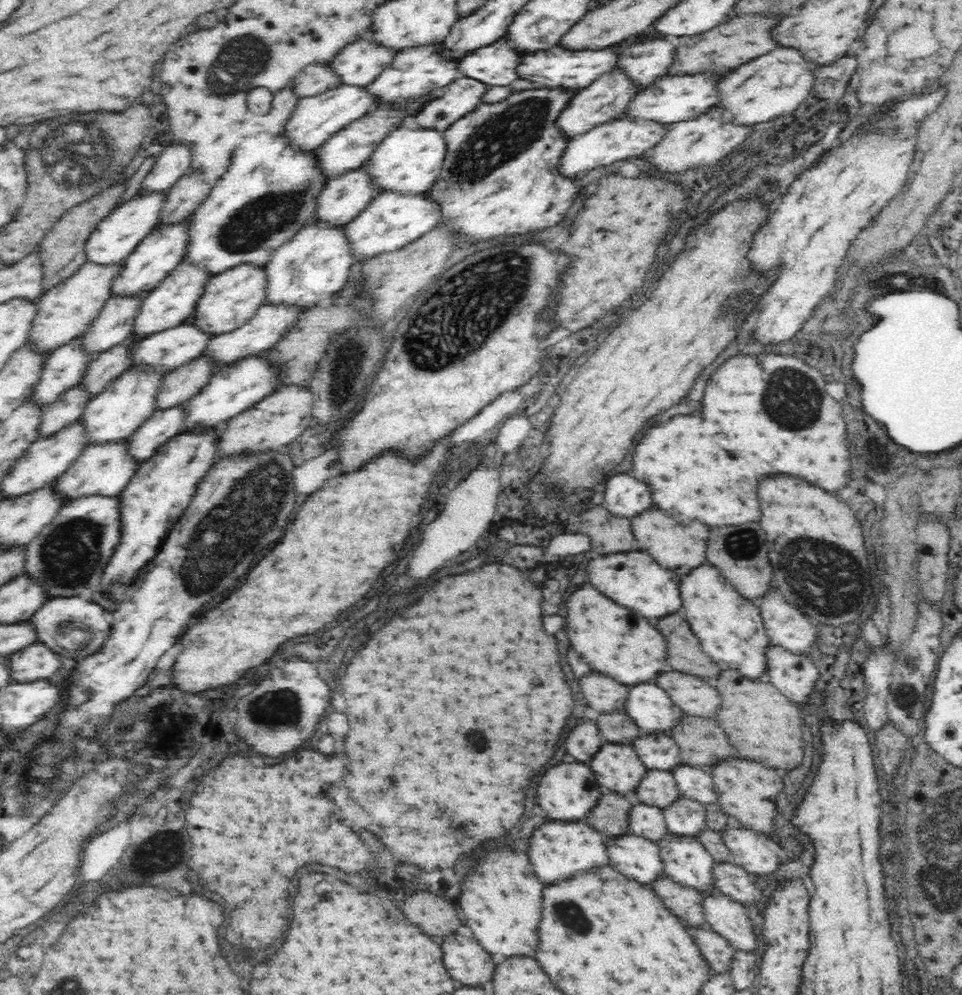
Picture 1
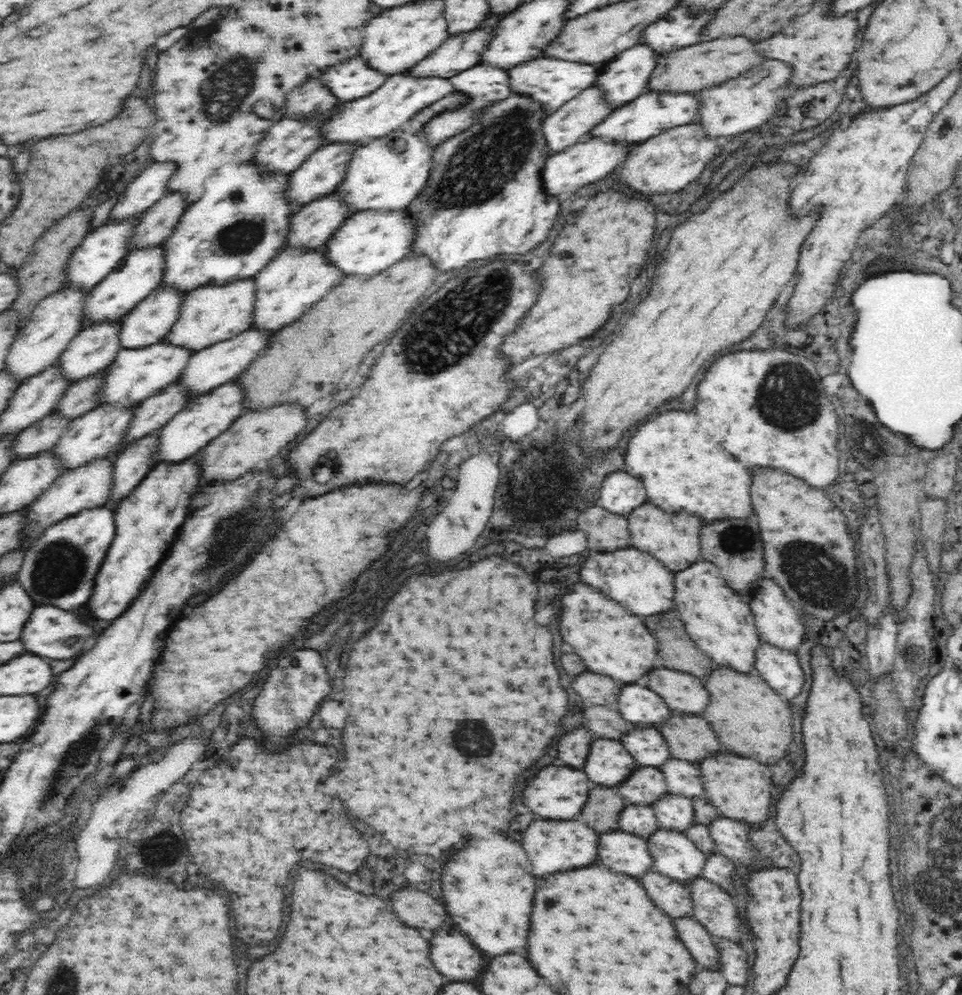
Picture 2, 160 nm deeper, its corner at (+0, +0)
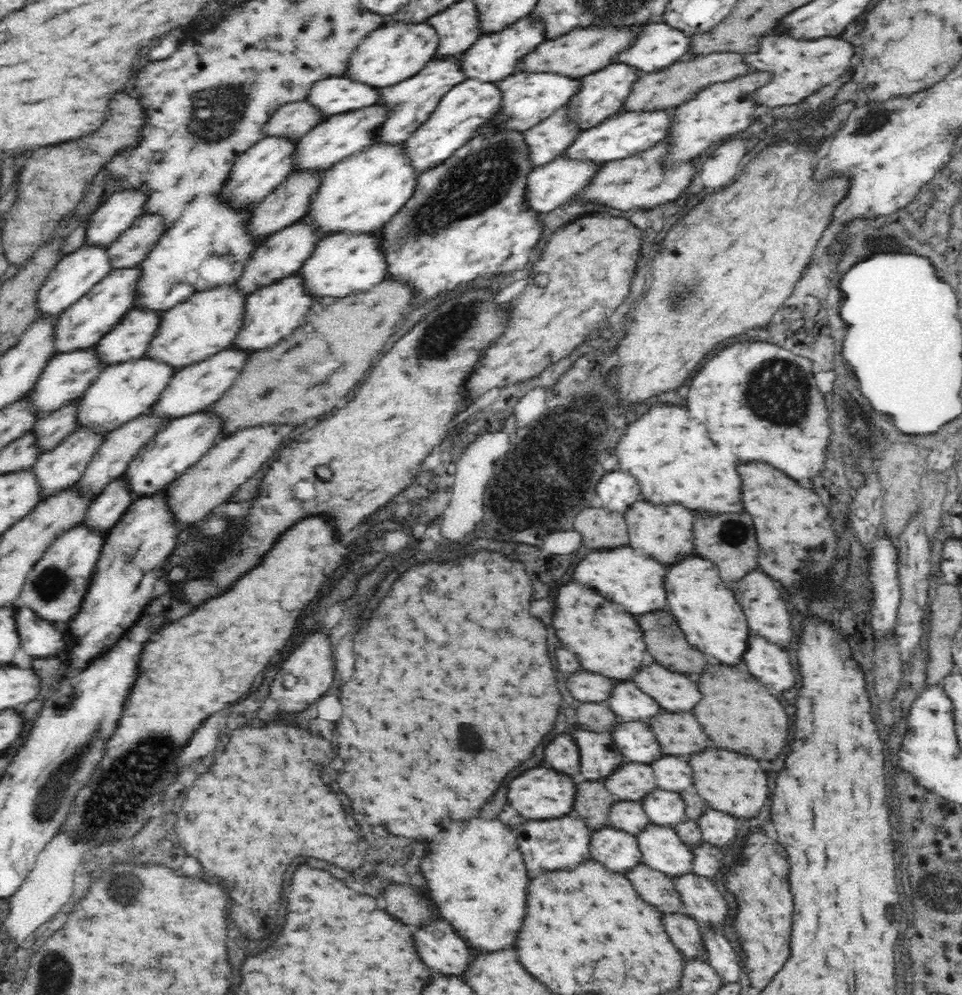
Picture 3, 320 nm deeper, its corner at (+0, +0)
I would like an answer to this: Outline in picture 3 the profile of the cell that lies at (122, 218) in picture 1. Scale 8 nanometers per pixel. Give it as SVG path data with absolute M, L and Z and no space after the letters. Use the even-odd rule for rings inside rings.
M84 243L76 251L62 257L38 292L39 314L50 313L50 315L60 316L65 308L80 300L94 285L109 276L113 270L110 264L108 245L100 245L100 243Z

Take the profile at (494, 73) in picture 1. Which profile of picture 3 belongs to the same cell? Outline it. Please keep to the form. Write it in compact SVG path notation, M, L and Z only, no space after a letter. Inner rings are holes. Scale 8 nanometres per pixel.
M468 77L452 85L429 114L426 122L421 124L406 142L407 152L413 158L415 168L423 173L432 165L440 164L454 152L455 148L464 146L482 126L486 126L500 108L502 108L502 89L498 87L497 82Z

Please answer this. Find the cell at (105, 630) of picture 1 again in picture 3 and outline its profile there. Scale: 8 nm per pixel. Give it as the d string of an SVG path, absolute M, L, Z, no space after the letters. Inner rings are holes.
M18 607L16 615L22 650L34 658L60 656L70 648L70 638L54 622L40 617L34 609Z

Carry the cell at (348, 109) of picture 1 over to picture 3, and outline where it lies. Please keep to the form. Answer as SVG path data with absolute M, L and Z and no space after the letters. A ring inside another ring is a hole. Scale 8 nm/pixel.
M264 136L252 148L242 154L235 162L230 178L226 180L220 194L227 198L235 208L244 208L246 204L257 204L286 180L295 170L295 156L298 142L286 136Z

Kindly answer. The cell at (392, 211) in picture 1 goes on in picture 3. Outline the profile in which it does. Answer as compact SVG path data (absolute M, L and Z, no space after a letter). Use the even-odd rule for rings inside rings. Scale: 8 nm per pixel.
M336 231L325 234L312 256L304 262L303 272L308 289L314 296L346 296L352 291L364 291L387 278L388 263L382 251L382 231Z

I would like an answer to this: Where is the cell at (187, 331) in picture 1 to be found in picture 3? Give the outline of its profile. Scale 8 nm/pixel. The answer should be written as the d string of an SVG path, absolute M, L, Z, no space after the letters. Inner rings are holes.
M144 356L110 363L86 389L78 404L78 426L110 432L123 422L149 412L177 372L174 365L162 359Z

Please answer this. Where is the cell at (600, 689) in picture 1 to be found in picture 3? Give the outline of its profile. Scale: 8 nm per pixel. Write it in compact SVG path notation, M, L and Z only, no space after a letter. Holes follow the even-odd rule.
M578 672L568 678L568 688L572 696L580 702L604 702L612 696L616 680L610 680L600 674L590 674L590 672Z

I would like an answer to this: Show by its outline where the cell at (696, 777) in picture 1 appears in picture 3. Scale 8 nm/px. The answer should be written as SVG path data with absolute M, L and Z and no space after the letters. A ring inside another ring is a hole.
M664 756L662 760L652 764L654 774L658 778L658 786L664 790L676 790L684 792L688 790L694 782L694 774L688 762L676 758L676 756Z

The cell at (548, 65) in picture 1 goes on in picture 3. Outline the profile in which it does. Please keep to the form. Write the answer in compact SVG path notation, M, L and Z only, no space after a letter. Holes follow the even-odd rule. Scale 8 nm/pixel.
M516 71L497 84L502 89L502 108L486 126L478 130L477 134L490 132L492 127L494 129L510 127L510 129L520 129L524 133L526 129L532 128L554 114L557 108L568 104L580 92L582 77L571 77L566 73L554 71Z

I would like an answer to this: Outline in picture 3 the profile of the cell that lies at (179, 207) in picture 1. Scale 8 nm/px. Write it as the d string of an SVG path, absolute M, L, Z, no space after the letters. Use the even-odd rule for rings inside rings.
M144 213L108 245L113 268L138 267L167 231L162 213Z

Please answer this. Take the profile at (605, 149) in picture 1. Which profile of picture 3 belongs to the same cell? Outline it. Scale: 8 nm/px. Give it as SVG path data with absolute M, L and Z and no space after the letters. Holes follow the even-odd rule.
M562 154L546 165L534 167L528 176L528 188L526 188L528 207L547 213L557 207L565 206L578 197L578 194L596 178L604 165L604 162L592 160L573 160L572 157Z

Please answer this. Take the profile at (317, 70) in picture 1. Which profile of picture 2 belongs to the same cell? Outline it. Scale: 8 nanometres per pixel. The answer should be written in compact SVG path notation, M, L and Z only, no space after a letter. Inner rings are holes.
M308 77L303 83L292 87L286 98L288 117L309 117L331 109L339 104L338 97L320 77Z

